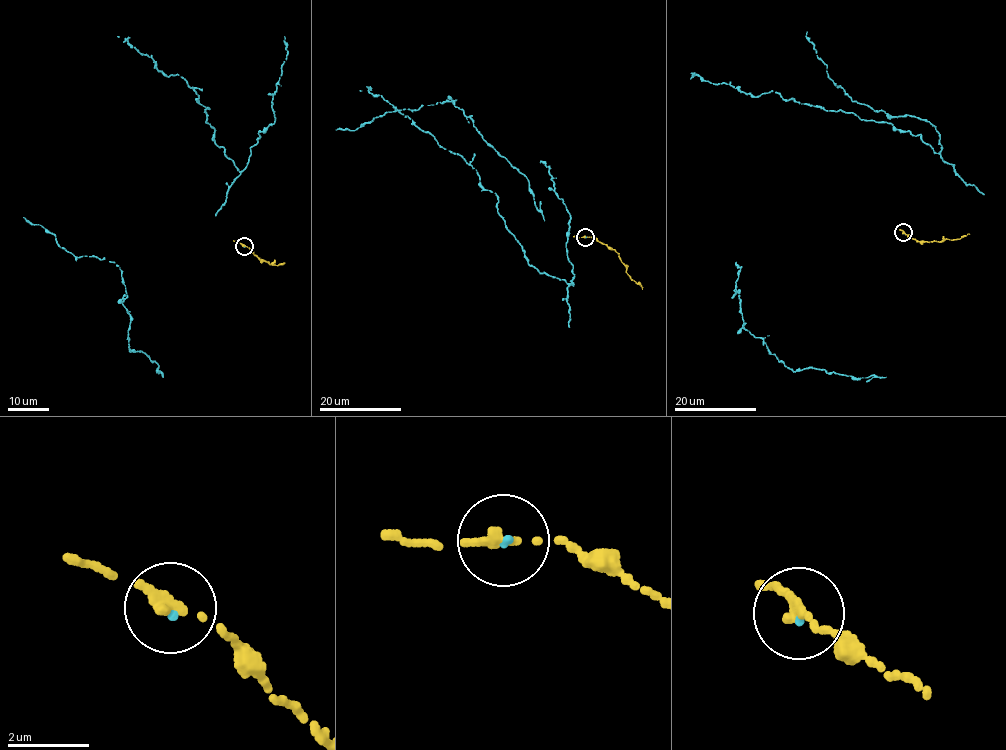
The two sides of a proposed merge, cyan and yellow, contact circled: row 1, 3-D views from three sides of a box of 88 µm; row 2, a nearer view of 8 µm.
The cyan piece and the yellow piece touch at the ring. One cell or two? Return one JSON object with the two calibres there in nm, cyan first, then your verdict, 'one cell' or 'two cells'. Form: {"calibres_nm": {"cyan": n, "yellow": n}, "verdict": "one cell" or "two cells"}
{"calibres_nm": {"cyan": 110, "yellow": 320}, "verdict": "one cell"}

